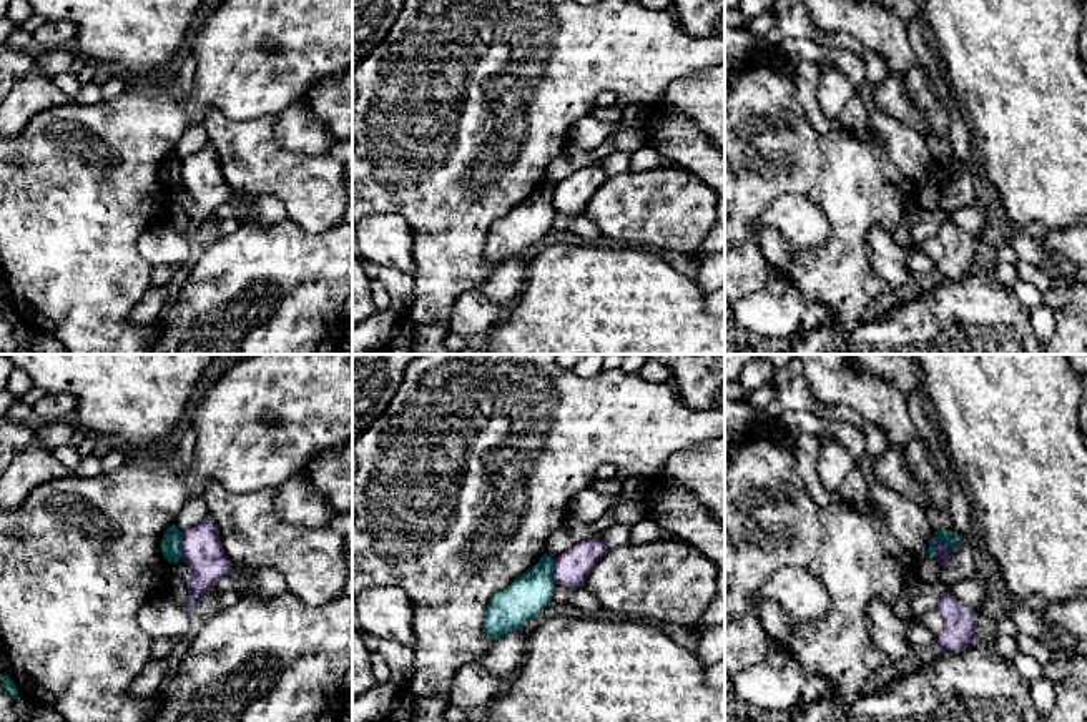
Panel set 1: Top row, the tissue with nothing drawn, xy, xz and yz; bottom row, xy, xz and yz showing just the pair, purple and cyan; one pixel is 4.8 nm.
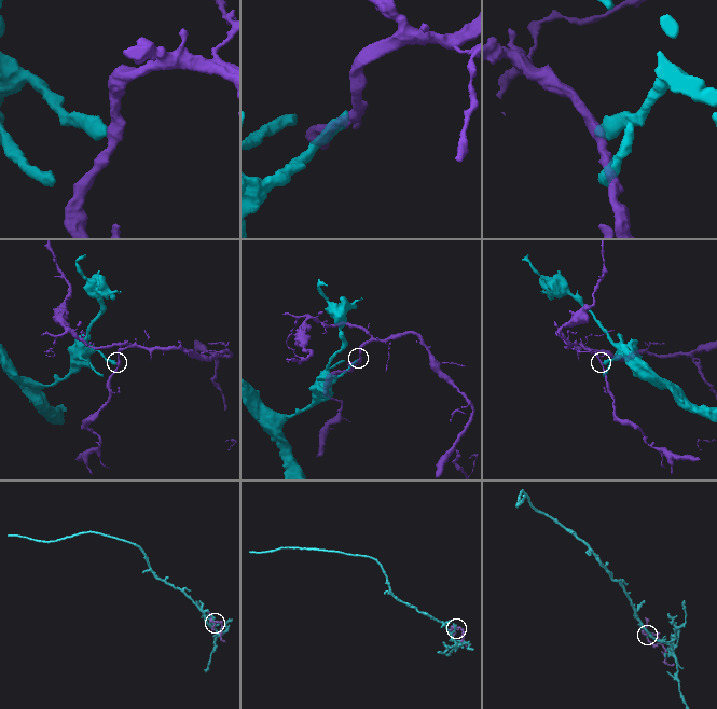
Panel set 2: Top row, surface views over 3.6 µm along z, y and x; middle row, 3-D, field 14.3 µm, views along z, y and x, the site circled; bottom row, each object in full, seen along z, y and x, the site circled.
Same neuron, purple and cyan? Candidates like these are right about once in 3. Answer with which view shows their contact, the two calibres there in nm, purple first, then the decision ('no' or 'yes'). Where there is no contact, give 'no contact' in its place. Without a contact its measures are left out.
contact in yz; calibres 80 and 70 nm; no

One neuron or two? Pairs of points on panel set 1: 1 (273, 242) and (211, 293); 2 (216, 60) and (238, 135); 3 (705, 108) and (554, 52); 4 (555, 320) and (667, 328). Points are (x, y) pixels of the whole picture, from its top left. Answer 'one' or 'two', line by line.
1: one
2: two
3: two
4: one

